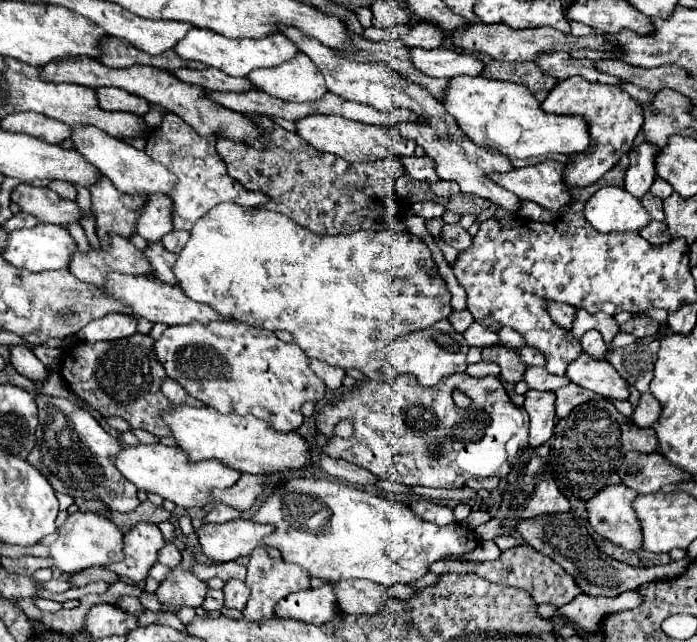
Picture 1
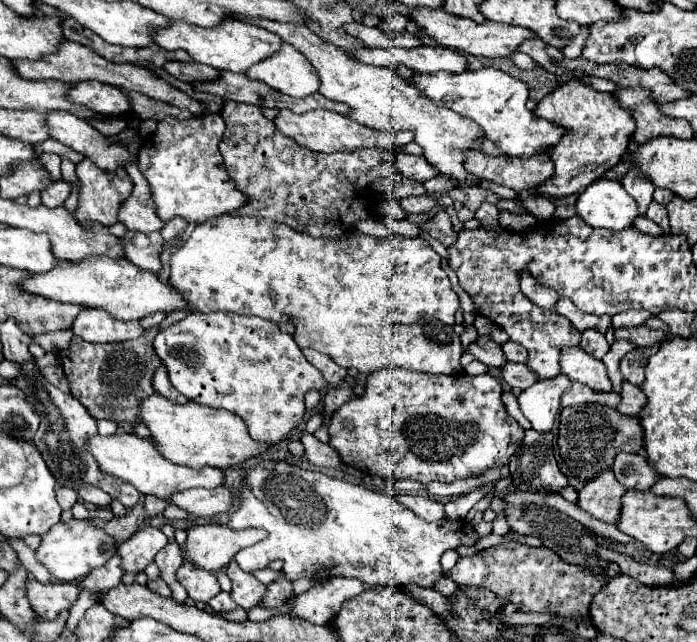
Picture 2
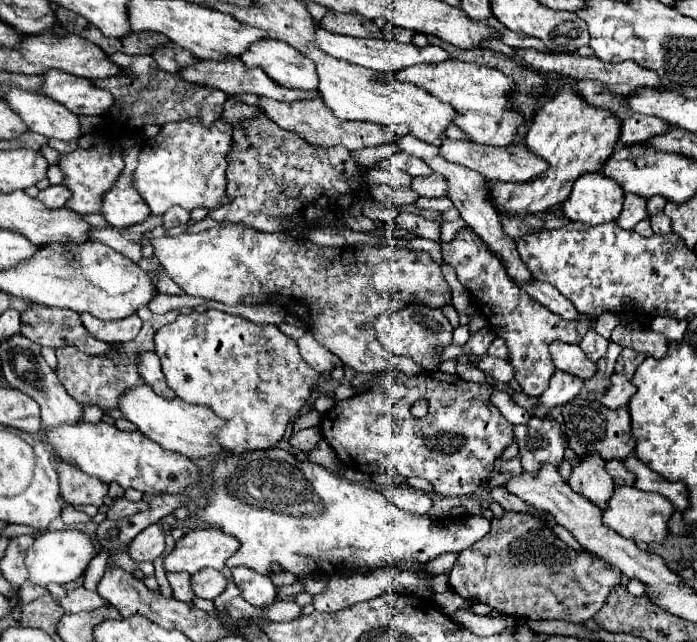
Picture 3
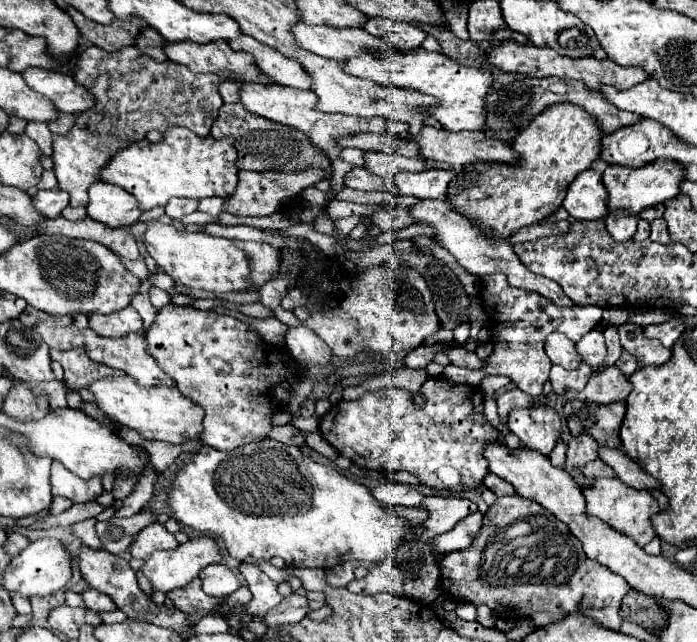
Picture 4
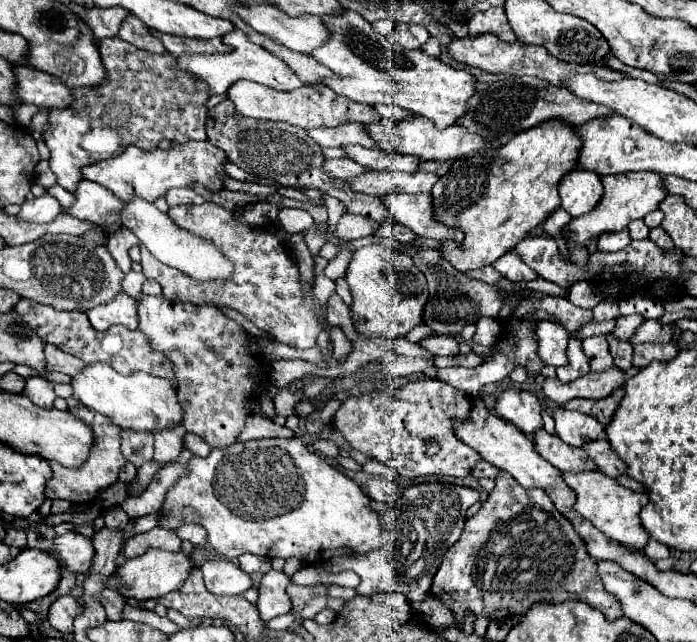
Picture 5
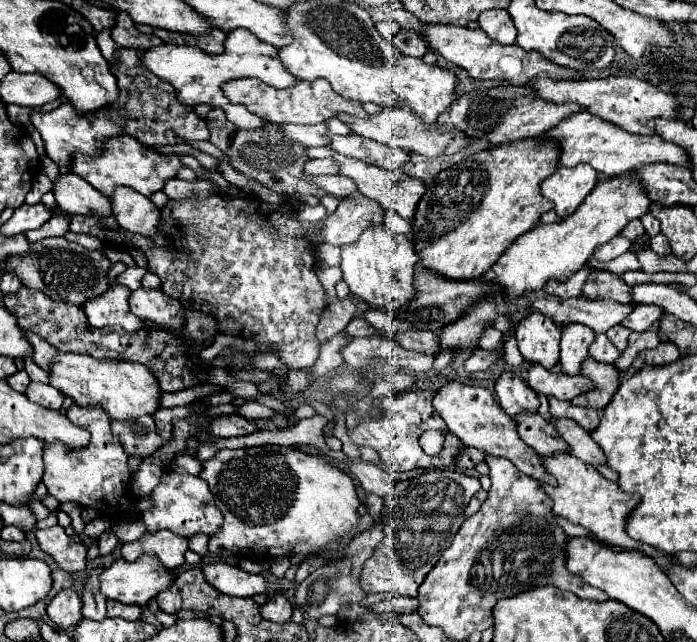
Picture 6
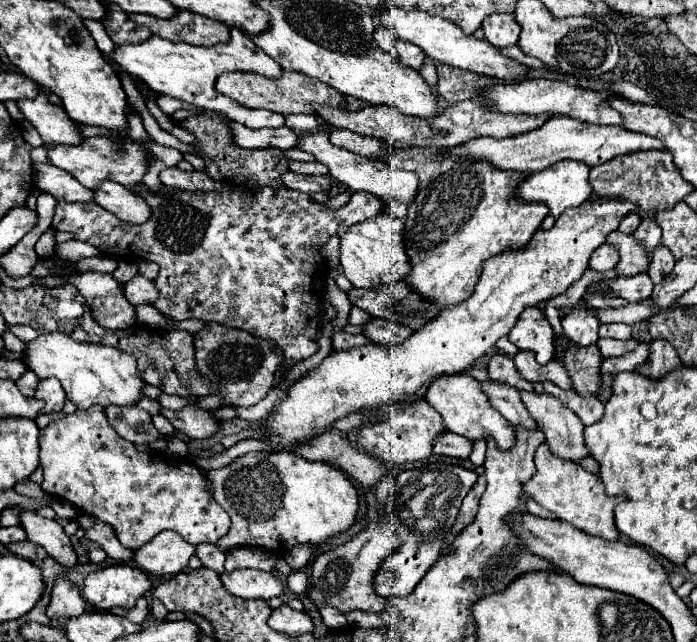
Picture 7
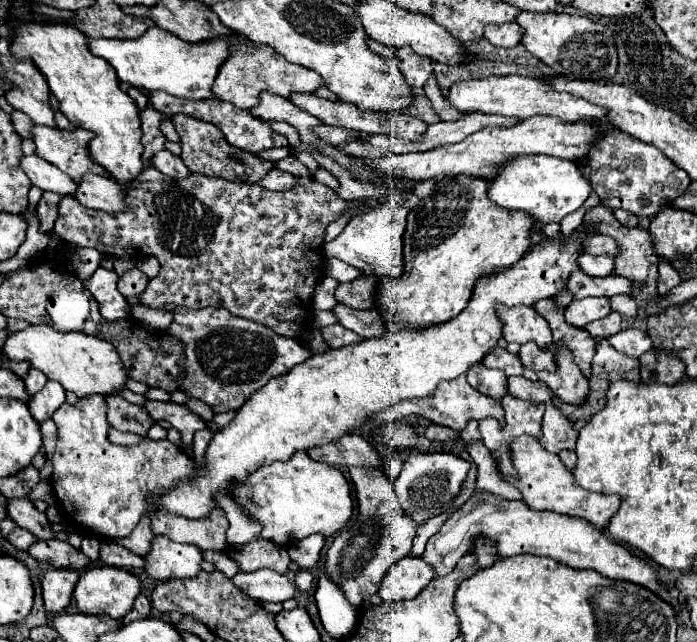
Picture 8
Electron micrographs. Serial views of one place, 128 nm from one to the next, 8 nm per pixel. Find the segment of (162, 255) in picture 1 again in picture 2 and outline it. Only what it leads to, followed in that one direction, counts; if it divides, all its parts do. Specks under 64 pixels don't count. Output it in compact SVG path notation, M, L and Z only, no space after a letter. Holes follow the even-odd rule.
M154 230L154 232L148 234L148 240L150 240L148 246L144 246L144 248L130 246L130 248L128 248L130 254L124 254L124 256L126 256L132 264L138 264L140 268L158 274L158 272L160 272L160 248L162 248L162 244L164 244L164 238L160 236L158 230Z

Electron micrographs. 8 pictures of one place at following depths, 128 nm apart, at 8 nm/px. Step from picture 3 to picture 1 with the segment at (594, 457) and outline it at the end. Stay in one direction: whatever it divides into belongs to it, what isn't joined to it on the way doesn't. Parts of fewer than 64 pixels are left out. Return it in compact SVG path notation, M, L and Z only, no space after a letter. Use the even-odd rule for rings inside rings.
M610 484L586 502L592 528L626 550L640 548L640 524L632 510L636 496L638 492L624 484Z

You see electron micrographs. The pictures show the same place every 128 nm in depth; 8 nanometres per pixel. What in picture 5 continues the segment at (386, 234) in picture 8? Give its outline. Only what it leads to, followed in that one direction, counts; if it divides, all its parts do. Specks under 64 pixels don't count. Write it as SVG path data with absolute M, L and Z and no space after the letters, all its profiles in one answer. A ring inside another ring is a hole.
M380 242L368 244L352 254L344 278L354 298L350 316L354 328L362 336L392 340L406 336L412 326L422 322L422 308L428 300L428 286L424 274L414 266L406 250L384 246Z

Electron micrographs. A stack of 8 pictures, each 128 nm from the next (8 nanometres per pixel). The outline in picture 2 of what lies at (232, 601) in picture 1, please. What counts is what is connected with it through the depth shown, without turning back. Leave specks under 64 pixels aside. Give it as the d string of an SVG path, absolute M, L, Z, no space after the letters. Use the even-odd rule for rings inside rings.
M234 560L228 564L226 574L232 580L232 592L230 594L238 606L250 610L250 608L260 604L260 600L264 598L264 592L266 592L266 584L262 584L260 580L256 580L248 572L242 572Z

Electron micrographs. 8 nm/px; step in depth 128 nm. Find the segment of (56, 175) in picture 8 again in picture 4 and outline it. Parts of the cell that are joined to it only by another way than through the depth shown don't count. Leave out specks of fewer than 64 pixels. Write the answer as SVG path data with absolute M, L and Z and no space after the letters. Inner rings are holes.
M94 182L88 188L88 198L90 198L86 206L88 216L110 228L132 226L138 222L142 214L134 196L114 184Z

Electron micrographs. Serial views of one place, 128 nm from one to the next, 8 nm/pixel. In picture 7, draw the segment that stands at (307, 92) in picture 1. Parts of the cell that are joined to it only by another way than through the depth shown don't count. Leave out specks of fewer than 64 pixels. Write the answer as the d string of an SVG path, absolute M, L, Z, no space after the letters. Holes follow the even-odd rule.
M232 28L228 44L216 44L210 48L208 46L192 46L186 42L162 40L160 36L154 34L140 44L116 46L112 52L112 62L118 68L122 68L124 72L128 72L132 78L142 80L156 94L168 94L172 98L194 104L202 110L214 110L214 112L226 114L228 118L240 122L240 124L246 124L248 128L254 128L254 130L284 126L284 116L280 116L276 112L268 112L268 110L244 108L244 106L236 104L234 100L230 100L228 96L216 92L216 88L214 88L216 78L226 70L258 72L268 78L276 78L282 72L280 64L276 64L266 52L260 52L260 48L256 48L256 44L252 44L252 40L248 40L248 36L238 28Z

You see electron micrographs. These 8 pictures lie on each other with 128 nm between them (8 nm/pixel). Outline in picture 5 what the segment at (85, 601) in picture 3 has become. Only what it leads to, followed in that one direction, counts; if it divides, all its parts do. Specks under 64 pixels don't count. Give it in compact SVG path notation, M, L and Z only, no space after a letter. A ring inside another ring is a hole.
M106 588L106 592L98 594L98 602L104 606L108 620L122 620L122 610L126 600L112 588Z

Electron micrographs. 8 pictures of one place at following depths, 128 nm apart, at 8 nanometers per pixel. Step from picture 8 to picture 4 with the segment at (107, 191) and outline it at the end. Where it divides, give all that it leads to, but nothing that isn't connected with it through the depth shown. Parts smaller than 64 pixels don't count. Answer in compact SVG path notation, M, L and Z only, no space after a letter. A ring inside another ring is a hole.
M158 220L146 222L148 228L142 234L142 242L158 266L188 288L202 288L210 292L244 292L248 290L248 260L246 254L232 244L228 238L210 236L204 232L188 232L172 224L162 224Z

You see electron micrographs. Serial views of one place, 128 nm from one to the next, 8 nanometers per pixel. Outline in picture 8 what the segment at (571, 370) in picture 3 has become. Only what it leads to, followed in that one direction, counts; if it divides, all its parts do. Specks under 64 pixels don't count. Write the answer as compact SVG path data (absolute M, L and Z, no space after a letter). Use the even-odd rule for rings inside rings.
M498 304L496 316L502 322L502 336L506 342L526 344L532 340L540 348L548 348L552 344L548 322L532 306L508 308L504 304Z

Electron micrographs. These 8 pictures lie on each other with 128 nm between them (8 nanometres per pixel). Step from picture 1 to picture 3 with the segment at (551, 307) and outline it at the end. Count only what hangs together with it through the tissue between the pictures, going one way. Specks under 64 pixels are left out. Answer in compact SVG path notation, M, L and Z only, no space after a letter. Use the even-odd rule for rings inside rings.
M410 134L402 136L400 140L396 140L396 144L398 144L398 148L400 148L402 152L412 154L412 156L424 160L424 162L432 168L434 174L440 174L440 176L448 178L448 184L450 184L450 186L448 186L448 198L450 198L452 204L458 208L460 218L488 244L488 248L490 248L492 252L496 252L496 254L502 258L502 262L504 262L508 274L510 274L514 280L518 280L518 282L530 280L532 276L530 276L526 264L524 264L524 262L520 260L520 256L518 256L516 242L514 242L510 236L506 236L506 234L502 232L502 224L500 224L498 212L496 212L494 204L492 204L490 198L488 198L486 178L480 176L478 172L472 172L472 170L468 170L468 168L464 168L464 166L458 166L458 164L452 164L452 162L444 160L444 158L438 154L438 148L436 148L436 146L432 146L432 144L424 142L424 140L416 140L416 138L412 138Z

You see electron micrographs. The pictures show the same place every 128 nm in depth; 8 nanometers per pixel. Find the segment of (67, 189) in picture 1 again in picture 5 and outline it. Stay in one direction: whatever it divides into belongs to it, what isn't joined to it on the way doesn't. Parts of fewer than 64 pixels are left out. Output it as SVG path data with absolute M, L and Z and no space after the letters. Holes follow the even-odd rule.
M44 194L40 198L26 200L16 218L22 222L32 222L32 224L48 224L60 212L62 212L62 206L58 204L58 200L52 198L50 194Z

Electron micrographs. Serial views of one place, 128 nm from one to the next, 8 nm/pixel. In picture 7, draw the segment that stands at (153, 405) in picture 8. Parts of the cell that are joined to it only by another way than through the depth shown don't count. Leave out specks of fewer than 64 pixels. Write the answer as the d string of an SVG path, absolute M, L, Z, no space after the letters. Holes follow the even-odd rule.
M196 404L184 406L180 410L162 410L162 414L172 422L176 430L180 430L191 440L210 438L218 430L218 420Z

